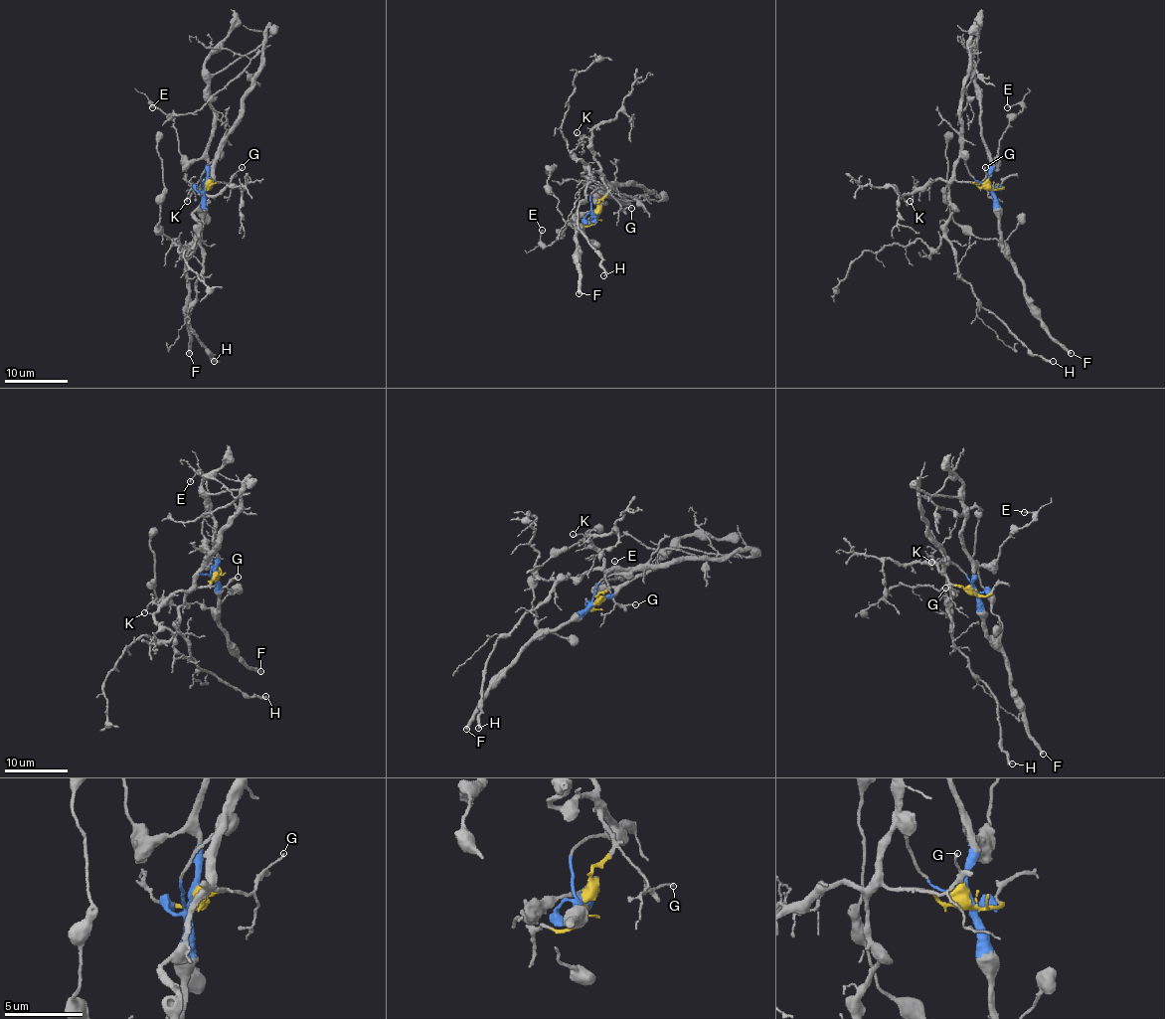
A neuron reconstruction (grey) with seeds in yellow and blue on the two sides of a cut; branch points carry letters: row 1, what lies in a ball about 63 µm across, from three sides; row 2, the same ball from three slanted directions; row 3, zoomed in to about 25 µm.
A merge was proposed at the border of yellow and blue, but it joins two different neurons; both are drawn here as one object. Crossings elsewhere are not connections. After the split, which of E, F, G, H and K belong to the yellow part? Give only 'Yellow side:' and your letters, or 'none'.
Yellow side: G, H, K

